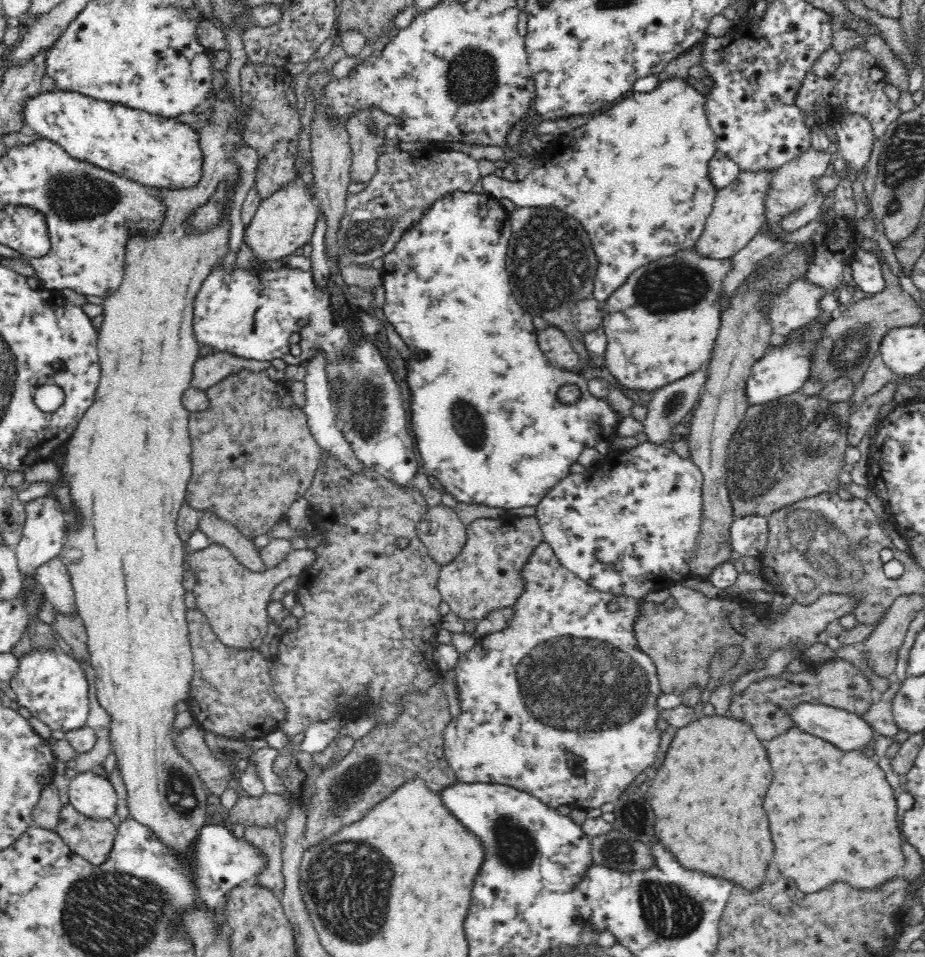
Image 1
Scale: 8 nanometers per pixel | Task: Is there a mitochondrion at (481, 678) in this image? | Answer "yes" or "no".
no

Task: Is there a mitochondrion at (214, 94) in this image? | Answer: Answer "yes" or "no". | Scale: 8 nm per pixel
no

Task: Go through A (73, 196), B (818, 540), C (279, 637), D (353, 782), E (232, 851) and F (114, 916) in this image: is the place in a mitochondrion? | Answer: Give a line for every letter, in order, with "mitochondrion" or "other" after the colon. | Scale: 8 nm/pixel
A: mitochondrion
B: mitochondrion
C: other
D: mitochondrion
E: other
F: mitochondrion

